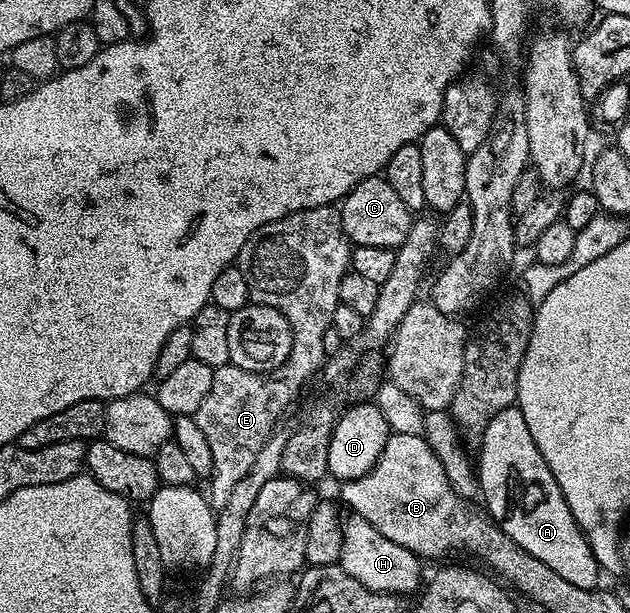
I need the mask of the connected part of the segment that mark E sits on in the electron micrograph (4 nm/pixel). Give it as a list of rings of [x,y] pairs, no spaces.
[[[336,206],[303,209],[299,213],[291,213],[279,221],[271,221],[271,225],[263,225],[243,245],[237,255],[236,266],[240,267],[243,277],[247,277],[249,298],[254,303],[262,303],[268,307],[279,309],[287,317],[291,325],[293,340],[291,353],[283,365],[270,371],[248,371],[232,365],[216,368],[211,377],[211,390],[203,405],[199,405],[195,416],[199,429],[203,429],[203,437],[207,437],[207,445],[211,448],[213,474],[208,476],[208,498],[214,508],[227,505],[227,497],[231,497],[231,489],[235,489],[238,481],[247,477],[247,469],[255,465],[255,457],[263,445],[278,430],[277,422],[285,415],[285,410],[301,395],[301,390],[313,379],[313,374],[322,370],[327,357],[323,353],[323,333],[333,326],[333,314],[338,303],[339,285],[346,271],[350,270],[349,253],[351,244],[341,224],[341,213]]]

